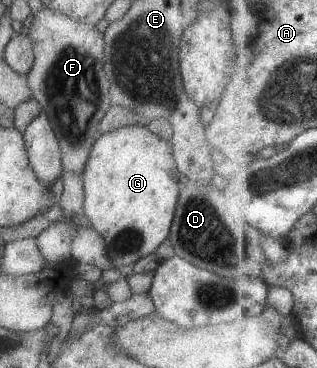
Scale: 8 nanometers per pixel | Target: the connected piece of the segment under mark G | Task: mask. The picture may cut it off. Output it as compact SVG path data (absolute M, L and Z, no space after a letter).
M130 125L122 128L116 128L116 130L101 133L96 140L93 140L92 148L88 153L88 160L84 164L84 170L81 174L82 178L82 192L84 194L84 200L82 201L81 213L86 216L90 226L93 230L96 230L102 240L104 240L104 246L106 246L106 254L108 258L112 260L114 266L132 266L137 260L140 260L143 256L153 253L158 247L158 244L168 236L170 232L170 225L174 218L174 209L176 208L176 200L178 200L178 178L182 178L178 172L178 168L174 166L174 160L172 160L172 144L160 136L156 136L154 132L150 132L145 125Z

